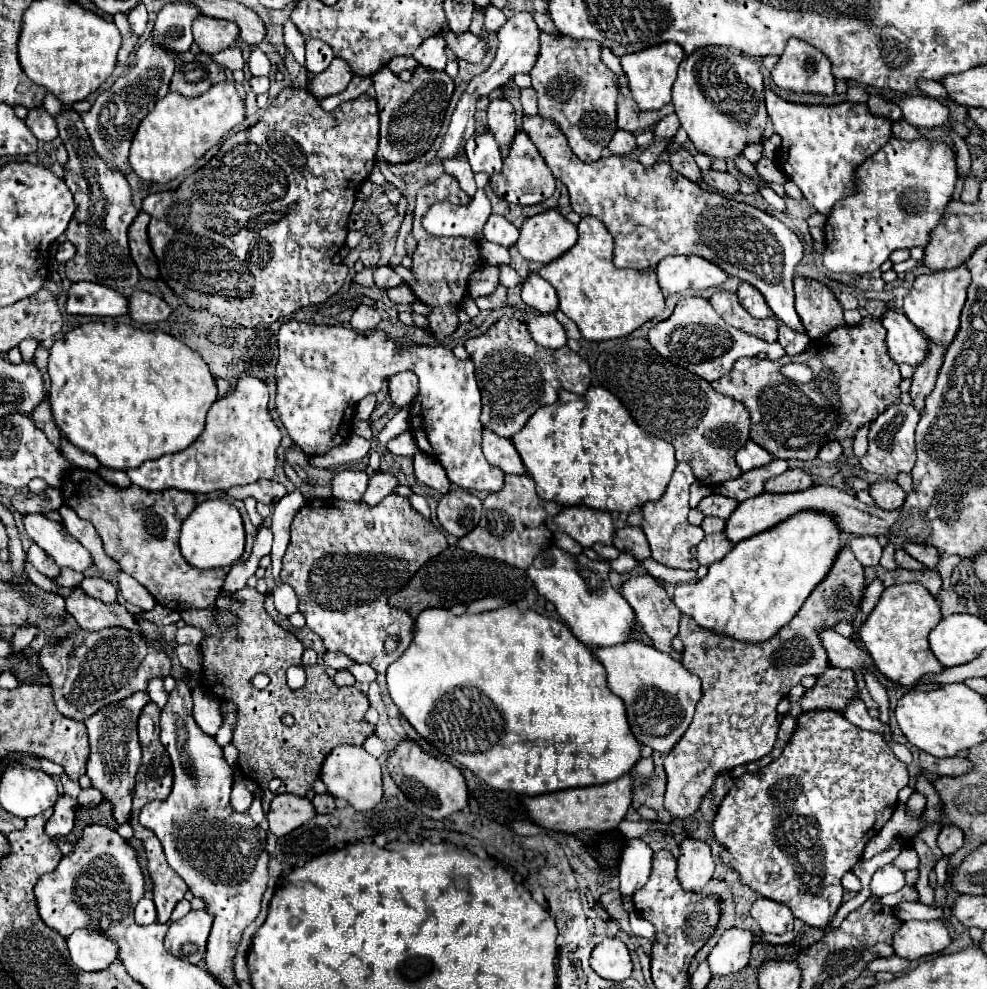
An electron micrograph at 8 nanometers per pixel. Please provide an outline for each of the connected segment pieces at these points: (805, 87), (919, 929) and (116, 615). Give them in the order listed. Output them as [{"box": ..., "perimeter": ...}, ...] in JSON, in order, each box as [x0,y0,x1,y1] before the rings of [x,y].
[{"box":[772,38,834,94],"perimeter":[[[790,38],[778,64],[772,68],[776,86],[794,92],[834,94],[832,64],[814,46]]]},{"box":[894,914,952,960],"perimeter":[[[948,914],[932,922],[904,922],[894,934],[894,954],[906,960],[918,960],[944,950],[952,942],[946,920],[950,920]]]},{"box":[66,588,142,634],"perimeter":[[[76,588],[66,598],[66,610],[84,630],[90,630],[90,632],[100,632],[104,628],[124,628],[124,630],[142,634],[138,620],[122,604],[116,602],[106,606],[102,600],[90,598],[80,588]]]}]

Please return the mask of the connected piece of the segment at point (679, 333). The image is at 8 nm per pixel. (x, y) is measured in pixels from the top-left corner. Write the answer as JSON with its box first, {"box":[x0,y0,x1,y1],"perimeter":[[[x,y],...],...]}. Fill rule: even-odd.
{"box":[648,296,784,382],"perimeter":[[[698,296],[682,298],[676,304],[676,308],[668,320],[658,322],[656,326],[650,328],[648,342],[662,358],[666,358],[668,362],[672,362],[676,366],[690,370],[692,374],[704,378],[706,382],[714,382],[714,380],[726,376],[728,372],[732,372],[738,358],[744,358],[744,356],[752,358],[752,356],[758,356],[760,352],[766,352],[768,358],[772,358],[772,360],[778,360],[784,356],[784,350],[776,342],[770,344],[748,332],[728,326],[716,314],[716,310],[708,304],[708,300],[698,298]]]}

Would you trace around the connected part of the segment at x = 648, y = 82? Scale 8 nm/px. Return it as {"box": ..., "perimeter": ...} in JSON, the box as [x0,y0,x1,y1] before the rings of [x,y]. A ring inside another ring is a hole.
{"box":[622,42,684,110],"perimeter":[[[674,42],[646,48],[646,52],[638,52],[638,54],[630,54],[630,56],[622,58],[622,70],[628,76],[628,84],[630,84],[630,90],[634,94],[638,108],[660,110],[664,104],[670,102],[672,84],[676,80],[676,70],[678,70],[678,64],[682,58],[684,58],[684,52]]]}

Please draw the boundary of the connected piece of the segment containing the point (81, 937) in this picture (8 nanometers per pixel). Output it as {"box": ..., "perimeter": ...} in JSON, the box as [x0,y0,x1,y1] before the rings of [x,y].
{"box":[68,930,118,972],"perimeter":[[[78,930],[68,938],[72,962],[84,972],[108,968],[118,958],[118,944],[96,930]]]}

